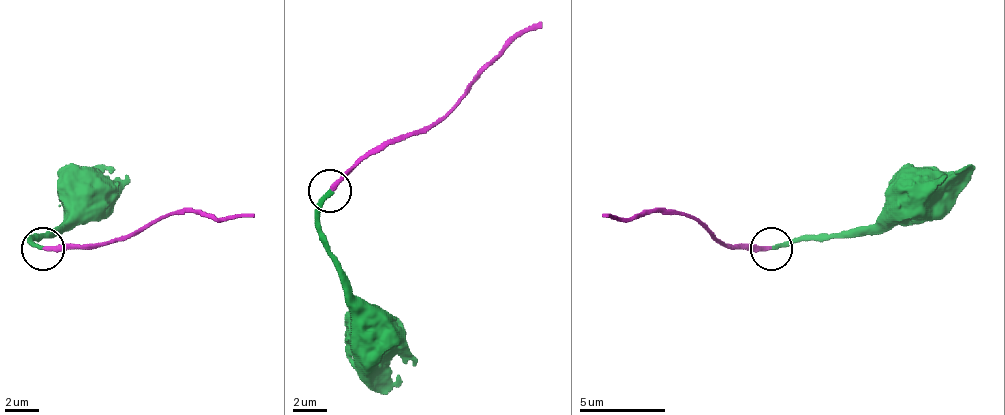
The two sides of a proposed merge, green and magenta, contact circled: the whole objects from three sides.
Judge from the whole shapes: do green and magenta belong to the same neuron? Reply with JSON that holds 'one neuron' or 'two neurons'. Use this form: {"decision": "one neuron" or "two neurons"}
{"decision": "one neuron"}

